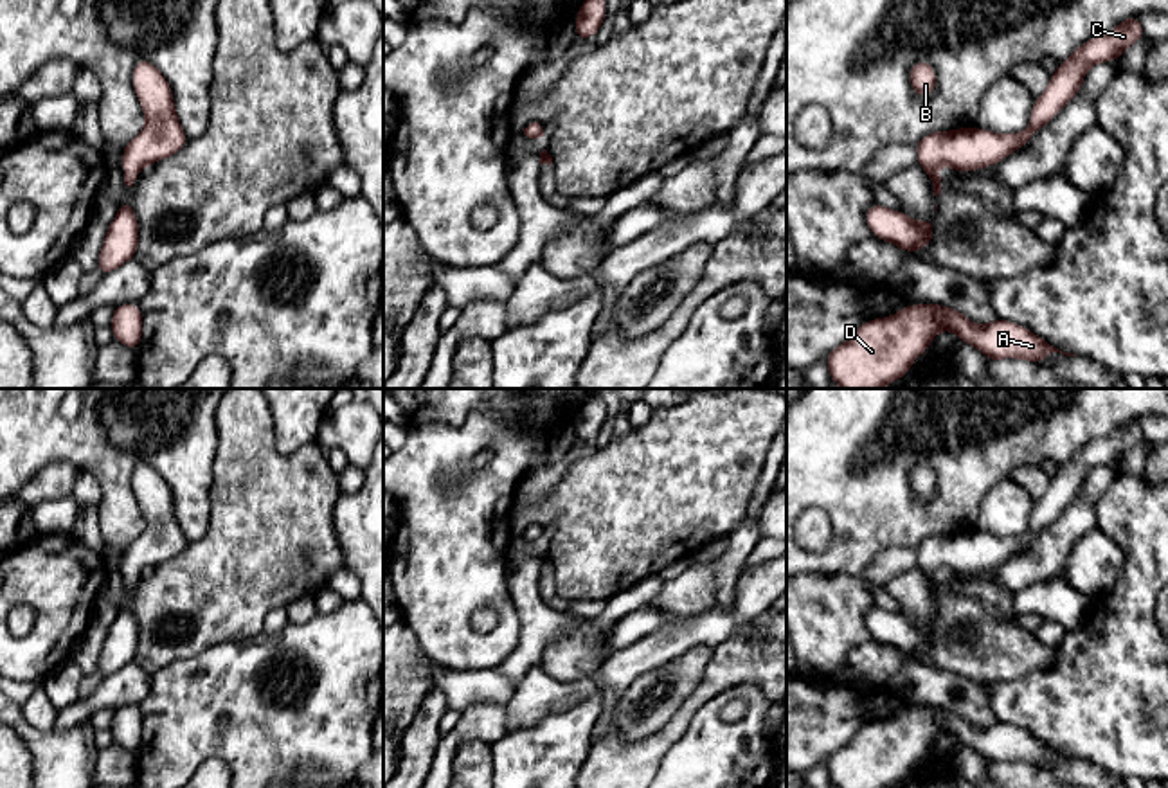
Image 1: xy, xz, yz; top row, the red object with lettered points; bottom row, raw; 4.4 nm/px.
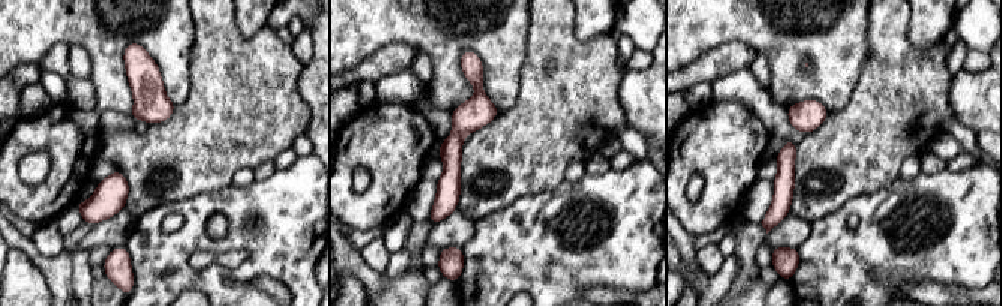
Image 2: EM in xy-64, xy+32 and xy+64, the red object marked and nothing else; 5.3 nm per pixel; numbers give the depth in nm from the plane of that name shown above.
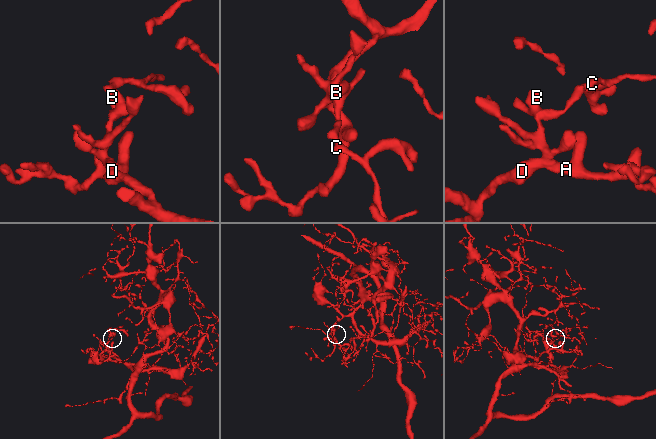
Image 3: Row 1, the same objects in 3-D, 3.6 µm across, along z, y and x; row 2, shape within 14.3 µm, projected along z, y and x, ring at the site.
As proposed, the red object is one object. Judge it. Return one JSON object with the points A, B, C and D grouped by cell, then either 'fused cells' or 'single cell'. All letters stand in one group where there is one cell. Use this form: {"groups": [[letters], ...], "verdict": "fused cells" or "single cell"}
{"groups": [["A", "B", "C", "D"]], "verdict": "single cell"}

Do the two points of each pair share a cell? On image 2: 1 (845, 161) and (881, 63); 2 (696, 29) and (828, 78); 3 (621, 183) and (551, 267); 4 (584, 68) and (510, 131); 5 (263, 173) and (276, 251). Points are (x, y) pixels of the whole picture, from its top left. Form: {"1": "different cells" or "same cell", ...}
{"1": "same cell", "2": "same cell", "3": "same cell", "4": "same cell", "5": "different cells"}

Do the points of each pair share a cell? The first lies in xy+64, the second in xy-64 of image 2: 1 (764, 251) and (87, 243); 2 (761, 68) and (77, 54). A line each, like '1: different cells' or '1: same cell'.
1: different cells
2: same cell

